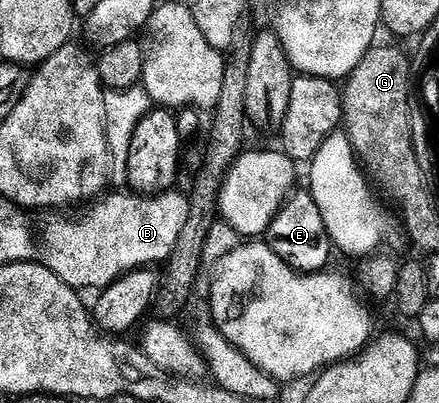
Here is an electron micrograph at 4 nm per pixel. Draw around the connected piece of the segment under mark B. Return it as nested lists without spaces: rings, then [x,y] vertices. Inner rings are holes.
[[[121,190],[115,192],[108,202],[101,204],[102,202],[96,203],[93,207],[95,207],[91,213],[89,213],[85,218],[73,222],[71,220],[65,220],[58,224],[56,230],[49,230],[45,234],[45,246],[47,248],[47,256],[45,263],[46,266],[53,272],[59,279],[64,283],[69,285],[72,288],[77,289],[79,292],[84,292],[84,290],[95,290],[97,292],[102,291],[108,288],[110,285],[114,283],[114,281],[121,279],[122,276],[134,270],[141,270],[148,266],[153,266],[149,264],[157,264],[159,262],[167,262],[170,259],[170,256],[174,252],[174,248],[177,244],[177,240],[179,240],[179,235],[181,234],[184,226],[186,226],[188,222],[188,218],[190,218],[190,206],[188,199],[183,195],[183,197],[179,196],[176,198],[175,202],[171,200],[165,200],[169,198],[164,198],[161,196],[147,196],[143,197],[137,195],[136,193]]]

